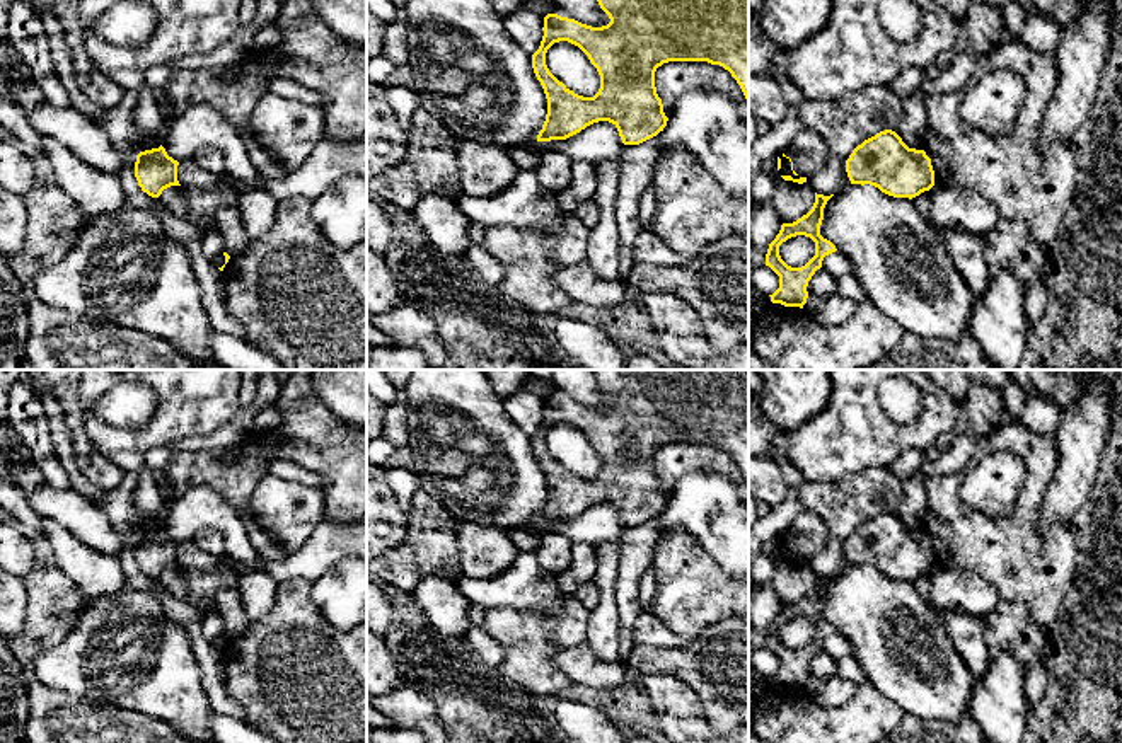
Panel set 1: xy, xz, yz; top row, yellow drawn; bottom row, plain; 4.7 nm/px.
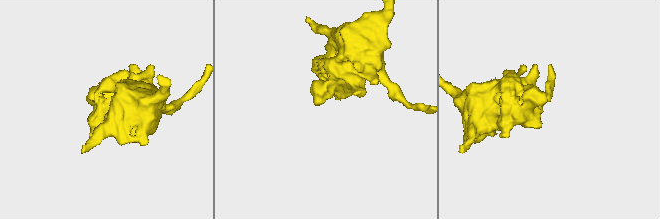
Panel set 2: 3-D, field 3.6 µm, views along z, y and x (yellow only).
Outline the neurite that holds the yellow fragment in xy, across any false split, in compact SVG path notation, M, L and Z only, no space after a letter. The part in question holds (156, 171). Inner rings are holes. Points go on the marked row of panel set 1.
M160 145L136 155L135 177L143 193L159 198L164 189L181 186L177 181L177 165L179 162L169 157Z

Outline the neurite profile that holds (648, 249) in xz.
M650 228L641 230L633 244L633 262L685 266L689 259L674 252L660 237Z

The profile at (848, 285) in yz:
M844 274L837 278L837 295L849 298L856 303L868 300L854 274Z

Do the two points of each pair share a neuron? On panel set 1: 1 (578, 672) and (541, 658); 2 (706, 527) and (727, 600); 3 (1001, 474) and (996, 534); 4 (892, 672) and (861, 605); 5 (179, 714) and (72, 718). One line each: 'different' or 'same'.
1: different
2: different
3: different
4: same
5: different

